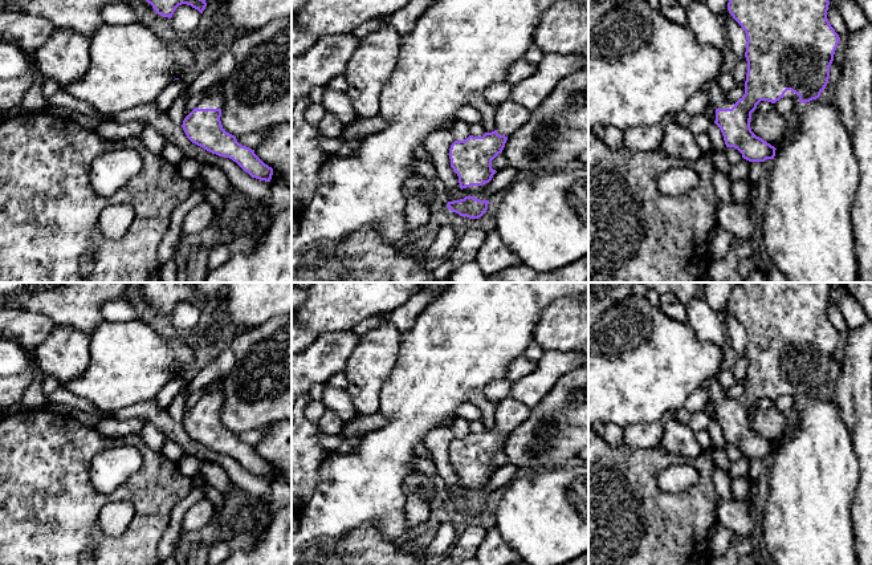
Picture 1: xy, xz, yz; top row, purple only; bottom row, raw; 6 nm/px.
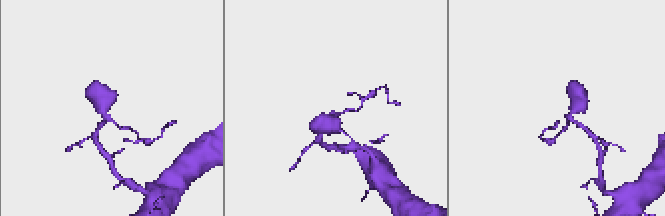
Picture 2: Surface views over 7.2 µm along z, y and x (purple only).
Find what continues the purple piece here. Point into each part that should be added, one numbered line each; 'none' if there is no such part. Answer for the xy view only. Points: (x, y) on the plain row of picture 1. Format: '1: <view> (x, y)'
1: xy (214, 395)

